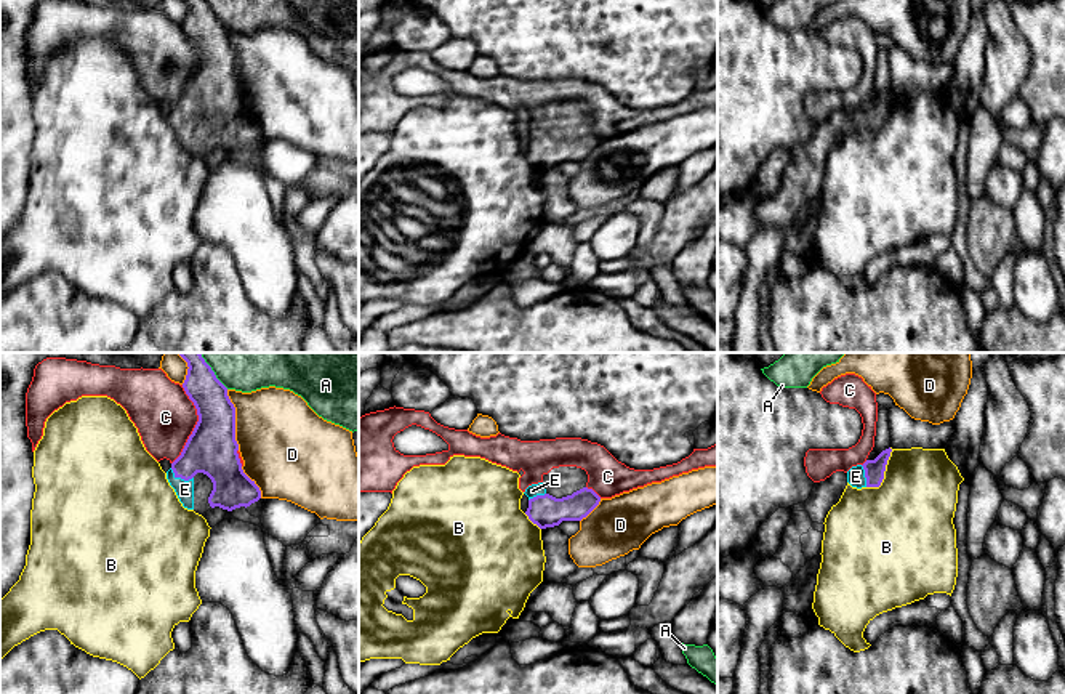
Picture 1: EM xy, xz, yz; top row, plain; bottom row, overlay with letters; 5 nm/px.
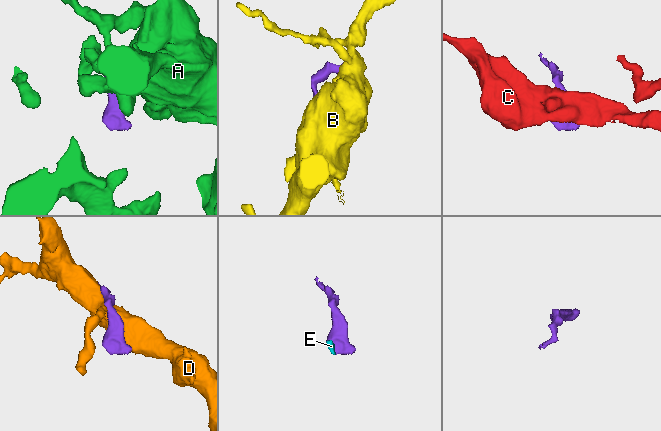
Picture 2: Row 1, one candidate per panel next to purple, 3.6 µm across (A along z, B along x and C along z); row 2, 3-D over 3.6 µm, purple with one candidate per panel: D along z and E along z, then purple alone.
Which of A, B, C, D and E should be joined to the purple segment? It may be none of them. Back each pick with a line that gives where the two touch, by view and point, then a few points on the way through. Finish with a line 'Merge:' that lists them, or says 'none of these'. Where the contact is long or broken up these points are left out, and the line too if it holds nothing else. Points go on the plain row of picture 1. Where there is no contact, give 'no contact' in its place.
E: meets purple in xy at (181, 119); runs through xy (212, 90), (181, 119), (184, 130)
Merge: E

